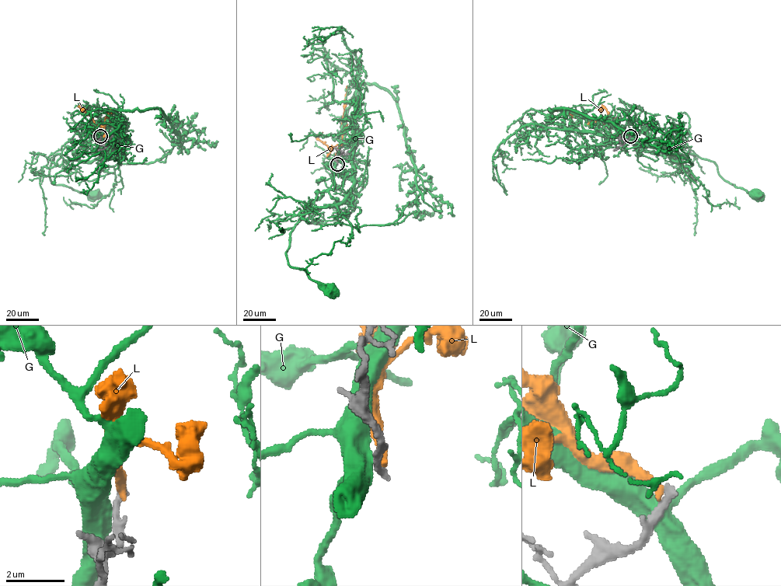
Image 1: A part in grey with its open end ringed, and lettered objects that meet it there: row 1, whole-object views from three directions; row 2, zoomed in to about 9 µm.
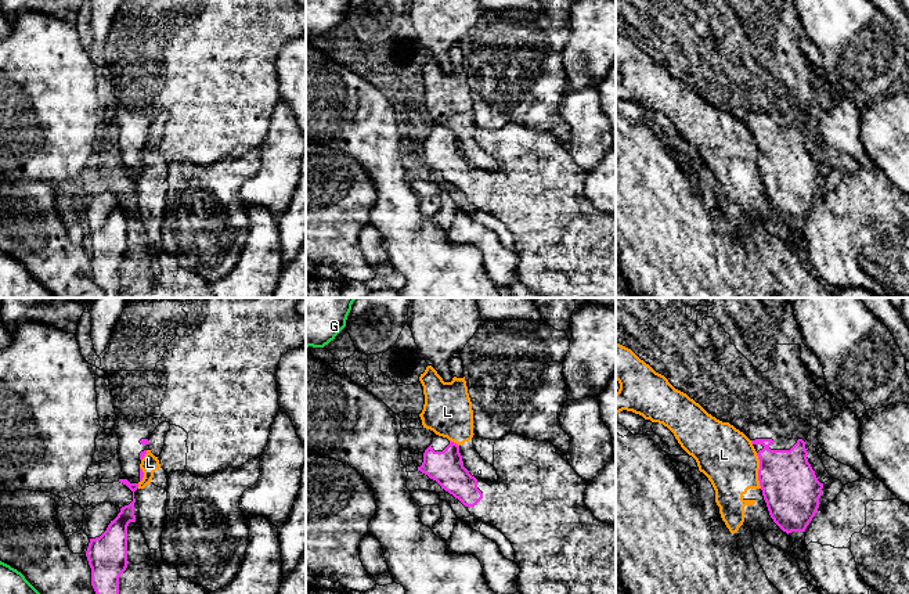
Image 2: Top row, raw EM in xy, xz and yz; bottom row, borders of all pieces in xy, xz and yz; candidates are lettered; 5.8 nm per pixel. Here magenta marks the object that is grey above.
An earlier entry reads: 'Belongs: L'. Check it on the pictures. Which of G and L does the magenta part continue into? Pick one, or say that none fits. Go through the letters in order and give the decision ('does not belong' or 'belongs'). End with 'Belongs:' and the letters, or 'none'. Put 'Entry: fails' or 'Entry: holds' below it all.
G: does not belong
L: does not belong
Belongs: none
Entry: fails

